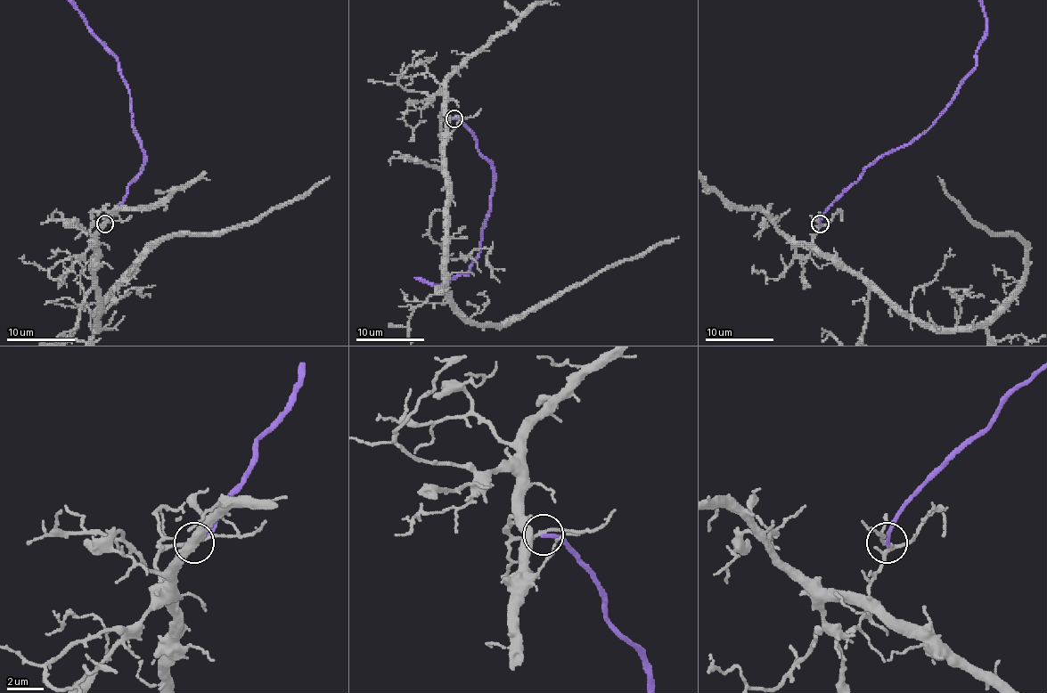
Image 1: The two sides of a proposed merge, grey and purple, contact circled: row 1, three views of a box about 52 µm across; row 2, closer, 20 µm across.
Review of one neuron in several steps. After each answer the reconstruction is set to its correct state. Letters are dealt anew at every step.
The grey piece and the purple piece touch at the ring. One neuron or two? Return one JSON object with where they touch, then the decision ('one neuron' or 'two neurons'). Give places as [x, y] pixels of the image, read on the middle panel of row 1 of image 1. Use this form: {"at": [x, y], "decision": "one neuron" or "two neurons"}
{"at": [453, 118], "decision": "two neurons"}

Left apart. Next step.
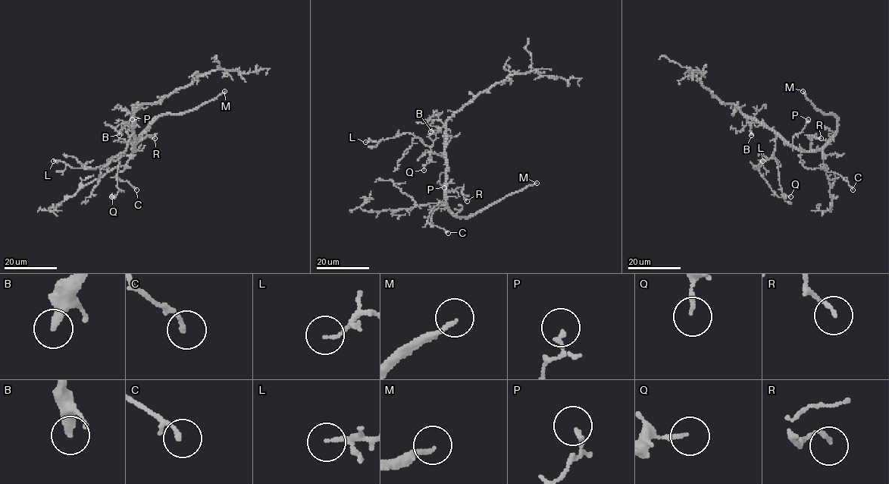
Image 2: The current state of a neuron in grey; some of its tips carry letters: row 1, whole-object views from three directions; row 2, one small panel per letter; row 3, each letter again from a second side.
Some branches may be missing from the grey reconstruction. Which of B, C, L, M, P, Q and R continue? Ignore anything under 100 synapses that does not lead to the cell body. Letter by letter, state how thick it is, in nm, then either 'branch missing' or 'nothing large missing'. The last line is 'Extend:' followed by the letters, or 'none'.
B: 320 nm | nothing large missing
C: 110 nm | nothing large missing
L: 120 nm | nothing large missing
M: 160 nm | branch missing
P: 110 nm | nothing large missing
Q: 150 nm | nothing large missing
R: 130 nm | nothing large missing
Extend: M

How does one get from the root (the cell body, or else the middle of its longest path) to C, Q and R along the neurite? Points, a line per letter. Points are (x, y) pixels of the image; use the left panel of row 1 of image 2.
C: (133, 123), (134, 150), (125, 168), (118, 171), (116, 177), (126, 180), (136, 190)
Q: (133, 123), (133, 133), (126, 149), (117, 159), (116, 180), (119, 191), (114, 197), (111, 196)
R: (133, 123), (134, 150), (133, 148), (147, 135), (154, 138)

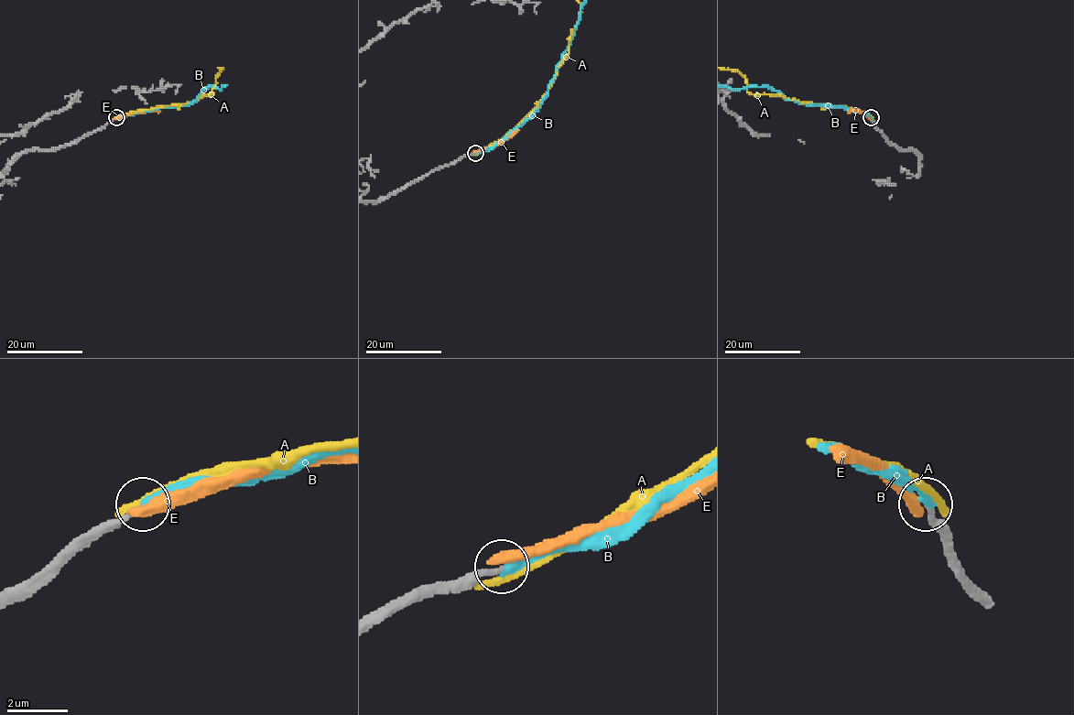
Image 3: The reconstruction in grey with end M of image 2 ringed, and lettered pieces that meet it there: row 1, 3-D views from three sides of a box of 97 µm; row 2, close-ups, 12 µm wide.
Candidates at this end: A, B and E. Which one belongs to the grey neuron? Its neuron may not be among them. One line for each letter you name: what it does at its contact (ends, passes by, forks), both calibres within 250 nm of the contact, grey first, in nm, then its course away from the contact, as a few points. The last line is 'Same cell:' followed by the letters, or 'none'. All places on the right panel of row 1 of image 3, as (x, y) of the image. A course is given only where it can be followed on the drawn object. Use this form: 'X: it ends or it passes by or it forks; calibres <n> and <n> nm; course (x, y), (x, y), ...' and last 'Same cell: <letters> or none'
B: it ends; calibres 190 and 280 nm
Same cell: B

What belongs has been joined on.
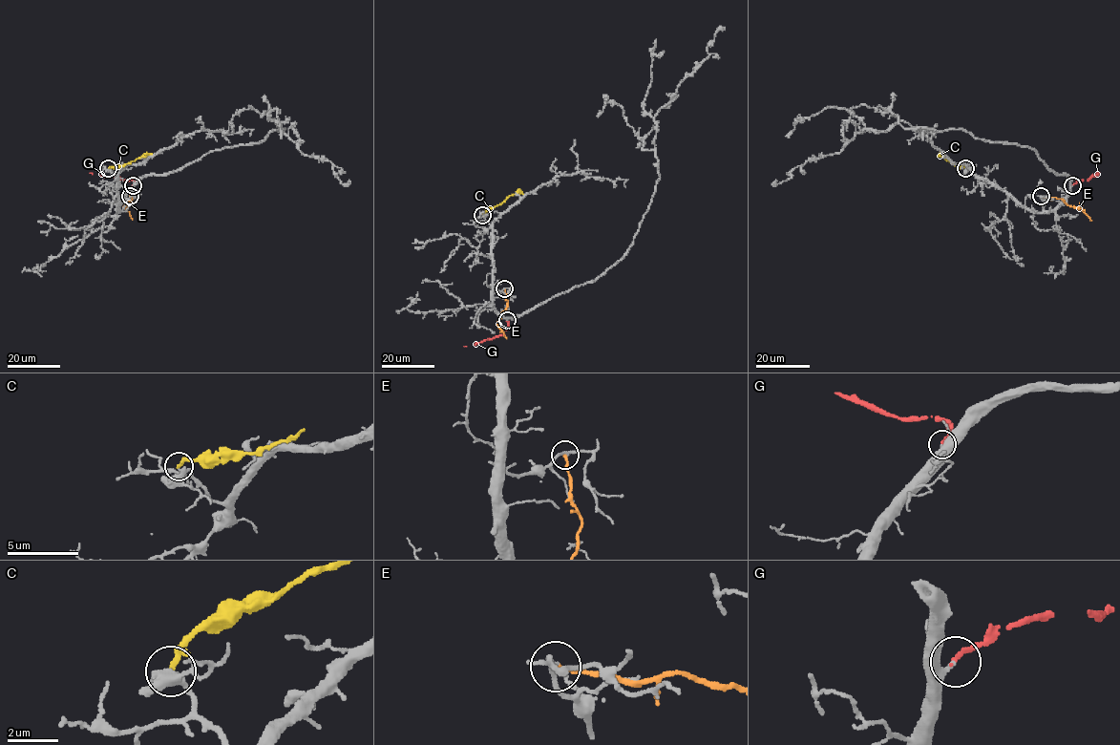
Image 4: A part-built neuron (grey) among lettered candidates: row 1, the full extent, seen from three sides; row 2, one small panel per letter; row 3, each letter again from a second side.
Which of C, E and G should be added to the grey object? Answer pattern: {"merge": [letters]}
{"merge": ["G"]}

